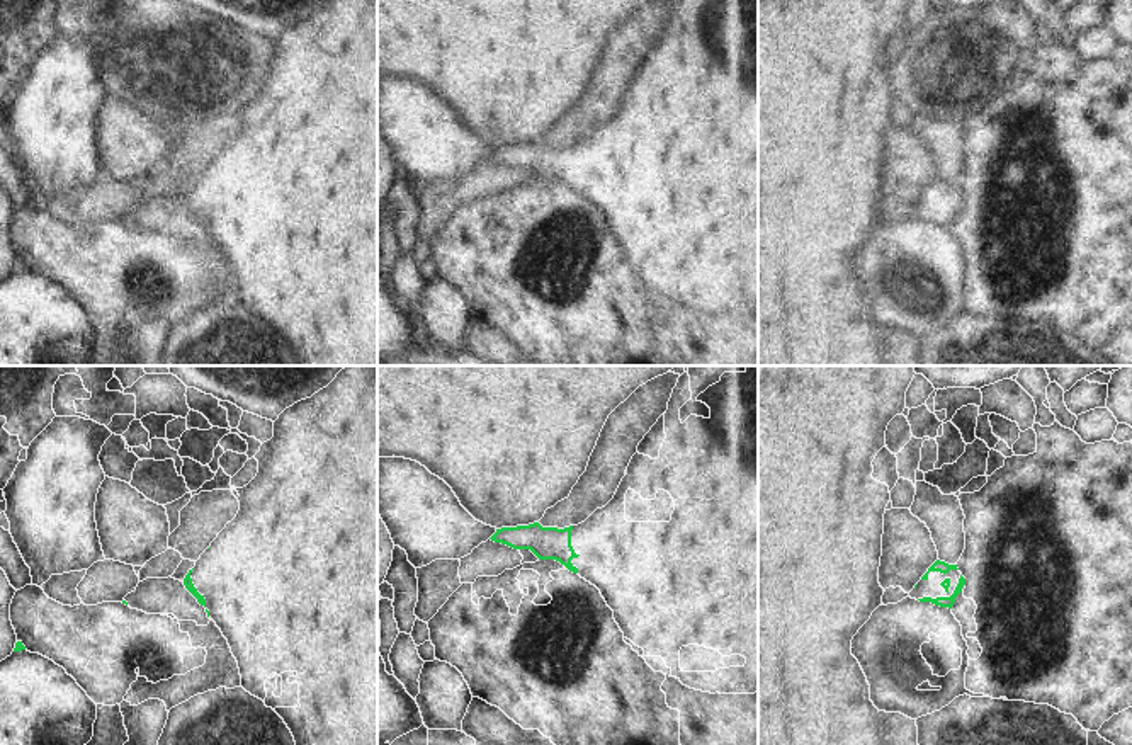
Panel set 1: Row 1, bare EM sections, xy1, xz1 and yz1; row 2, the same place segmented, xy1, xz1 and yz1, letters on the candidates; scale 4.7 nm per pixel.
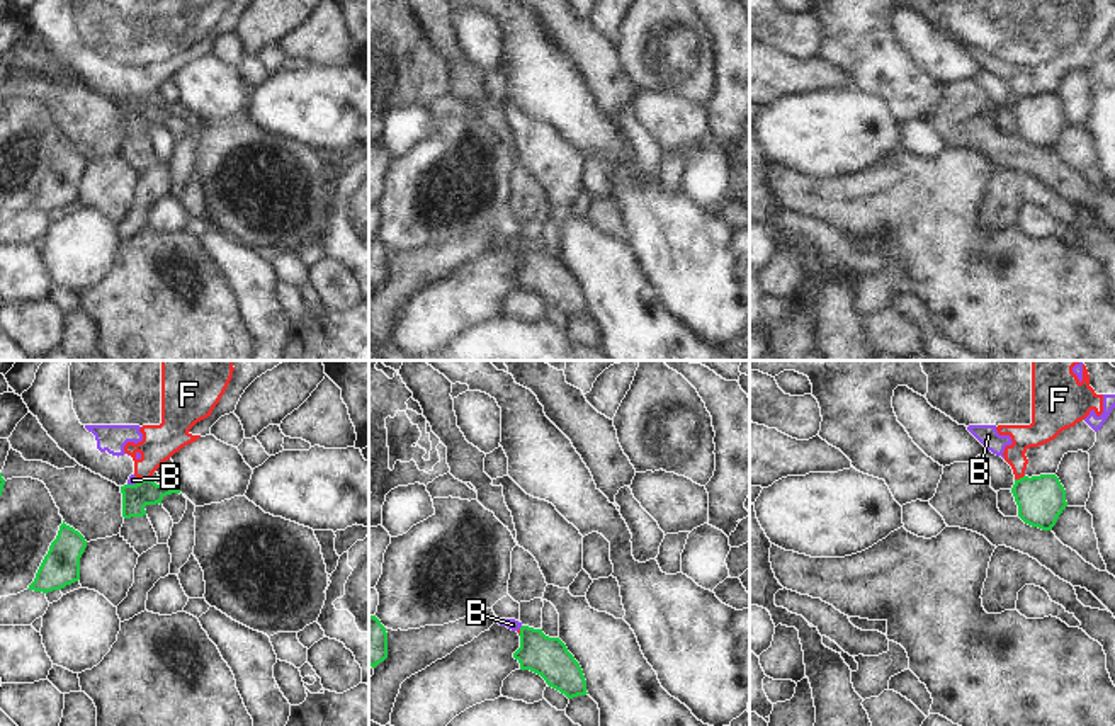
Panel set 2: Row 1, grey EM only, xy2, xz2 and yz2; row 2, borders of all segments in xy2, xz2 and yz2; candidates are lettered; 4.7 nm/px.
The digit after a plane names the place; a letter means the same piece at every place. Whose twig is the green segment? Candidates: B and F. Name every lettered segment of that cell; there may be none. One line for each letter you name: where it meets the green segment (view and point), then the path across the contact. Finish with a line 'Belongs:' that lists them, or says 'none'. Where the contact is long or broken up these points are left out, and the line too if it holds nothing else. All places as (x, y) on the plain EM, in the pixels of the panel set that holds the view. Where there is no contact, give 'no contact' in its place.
Belongs: none

